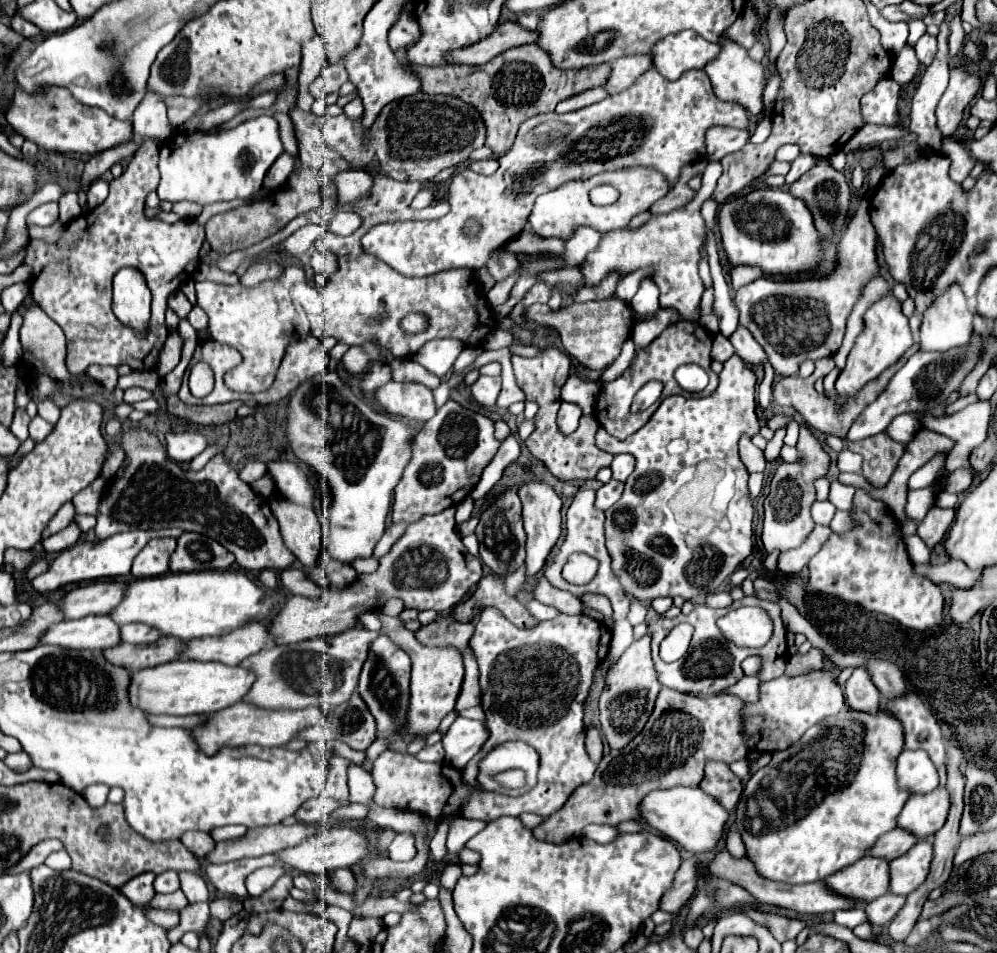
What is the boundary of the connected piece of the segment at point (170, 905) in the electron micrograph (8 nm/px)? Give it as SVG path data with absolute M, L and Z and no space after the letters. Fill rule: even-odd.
M176 890L172 894L156 894L152 900L152 906L164 908L164 910L182 910L188 904L182 890Z

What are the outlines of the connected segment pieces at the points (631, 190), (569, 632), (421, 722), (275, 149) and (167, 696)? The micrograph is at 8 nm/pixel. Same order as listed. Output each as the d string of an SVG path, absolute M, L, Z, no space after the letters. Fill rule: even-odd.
M626 168L626 170L596 174L588 180L566 182L564 186L538 196L530 214L530 224L538 236L556 236L556 238L568 238L576 226L590 226L600 232L618 230L618 228L624 228L636 214L650 210L650 206L656 200L660 200L668 192L668 188L670 186L664 180L664 176L648 168ZM600 184L614 186L620 192L620 198L610 206L592 204L588 192Z
M492 606L482 608L470 648L480 666L482 710L486 712L490 738L480 748L480 754L462 770L462 782L472 790L462 810L464 818L492 822L500 816L518 816L522 812L548 818L564 806L580 784L592 780L596 764L584 750L586 728L582 724L582 704L588 696L594 670L608 654L608 646L610 630L586 614L560 614L534 628L516 628L500 610ZM506 740L522 740L536 748L540 756L538 786L516 798L484 792L476 779L478 762L496 744Z
M376 610L376 616L382 622L382 632L388 634L396 646L400 646L412 660L412 682L410 682L410 710L408 710L408 722L400 730L400 734L430 734L438 728L440 720L454 710L456 698L462 688L464 680L464 664L462 656L458 650L452 648L428 648L422 646L416 638L414 632L406 630L398 618L382 614L382 610Z
M258 116L246 120L236 128L204 134L204 132L186 132L168 138L160 148L160 200L180 202L190 200L200 206L248 198L262 188L262 180L274 160L284 152L278 122L272 116Z
M176 660L132 672L132 686L128 686L128 698L132 706L144 710L146 714L212 714L240 702L254 684L254 680L256 676L240 666L226 666L222 662Z

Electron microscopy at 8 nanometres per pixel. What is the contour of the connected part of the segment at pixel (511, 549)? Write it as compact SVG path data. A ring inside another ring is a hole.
M516 488L494 498L492 506L480 516L480 522L476 526L476 538L480 542L482 562L492 570L492 574L500 576L502 580L508 574L516 572L520 566L524 566L526 534L524 534L524 522L522 522L522 506L520 506Z

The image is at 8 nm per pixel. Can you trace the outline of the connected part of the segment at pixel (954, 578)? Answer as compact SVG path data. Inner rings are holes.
M948 558L944 564L938 566L914 564L914 570L934 584L952 584L956 588L972 588L980 578L980 570L972 570L964 562L954 558Z

